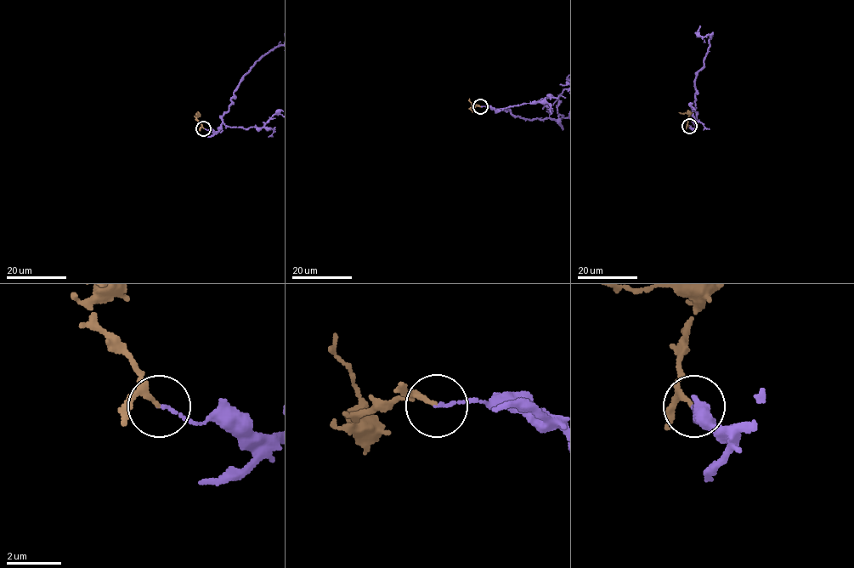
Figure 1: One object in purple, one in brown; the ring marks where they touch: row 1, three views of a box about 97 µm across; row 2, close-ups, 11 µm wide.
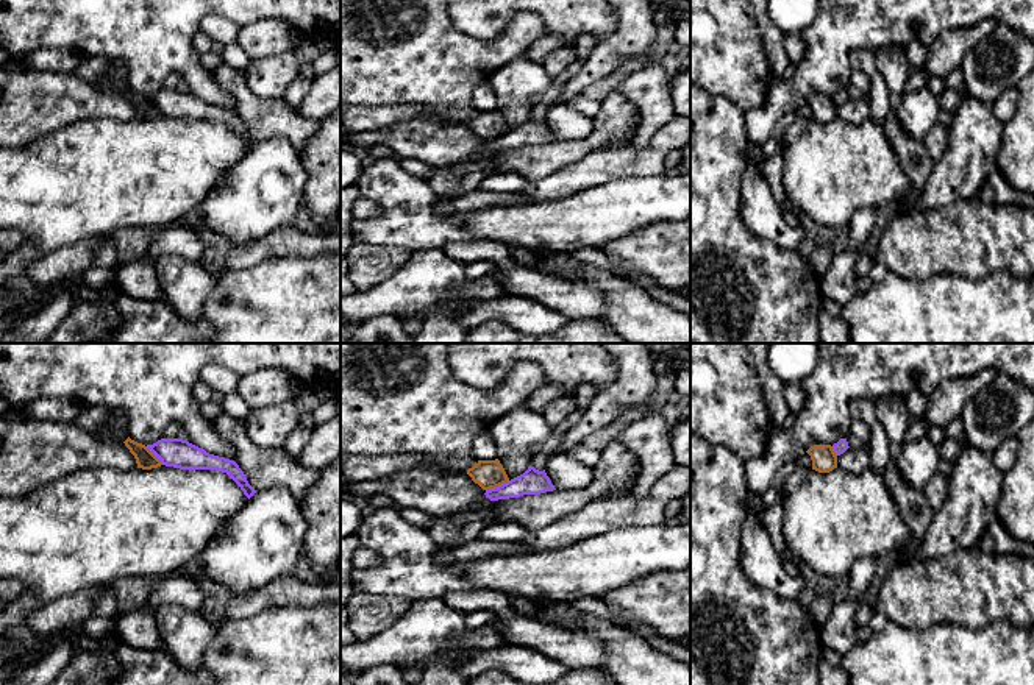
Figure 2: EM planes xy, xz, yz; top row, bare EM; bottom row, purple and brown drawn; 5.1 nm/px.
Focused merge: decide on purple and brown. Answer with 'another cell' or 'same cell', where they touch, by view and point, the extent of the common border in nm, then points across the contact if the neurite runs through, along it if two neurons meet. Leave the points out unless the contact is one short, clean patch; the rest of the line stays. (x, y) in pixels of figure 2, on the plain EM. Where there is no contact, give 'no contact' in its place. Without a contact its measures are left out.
another cell; contact xz (497, 138); length 130 nm; border xz (508, 130), (486, 141)

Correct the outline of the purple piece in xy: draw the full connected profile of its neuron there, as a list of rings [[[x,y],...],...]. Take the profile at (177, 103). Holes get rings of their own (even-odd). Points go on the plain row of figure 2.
[[[161,89],[153,95],[147,95],[147,98],[166,117],[180,120],[217,120],[226,123],[248,150],[256,144],[234,111],[209,105],[187,91]]]

